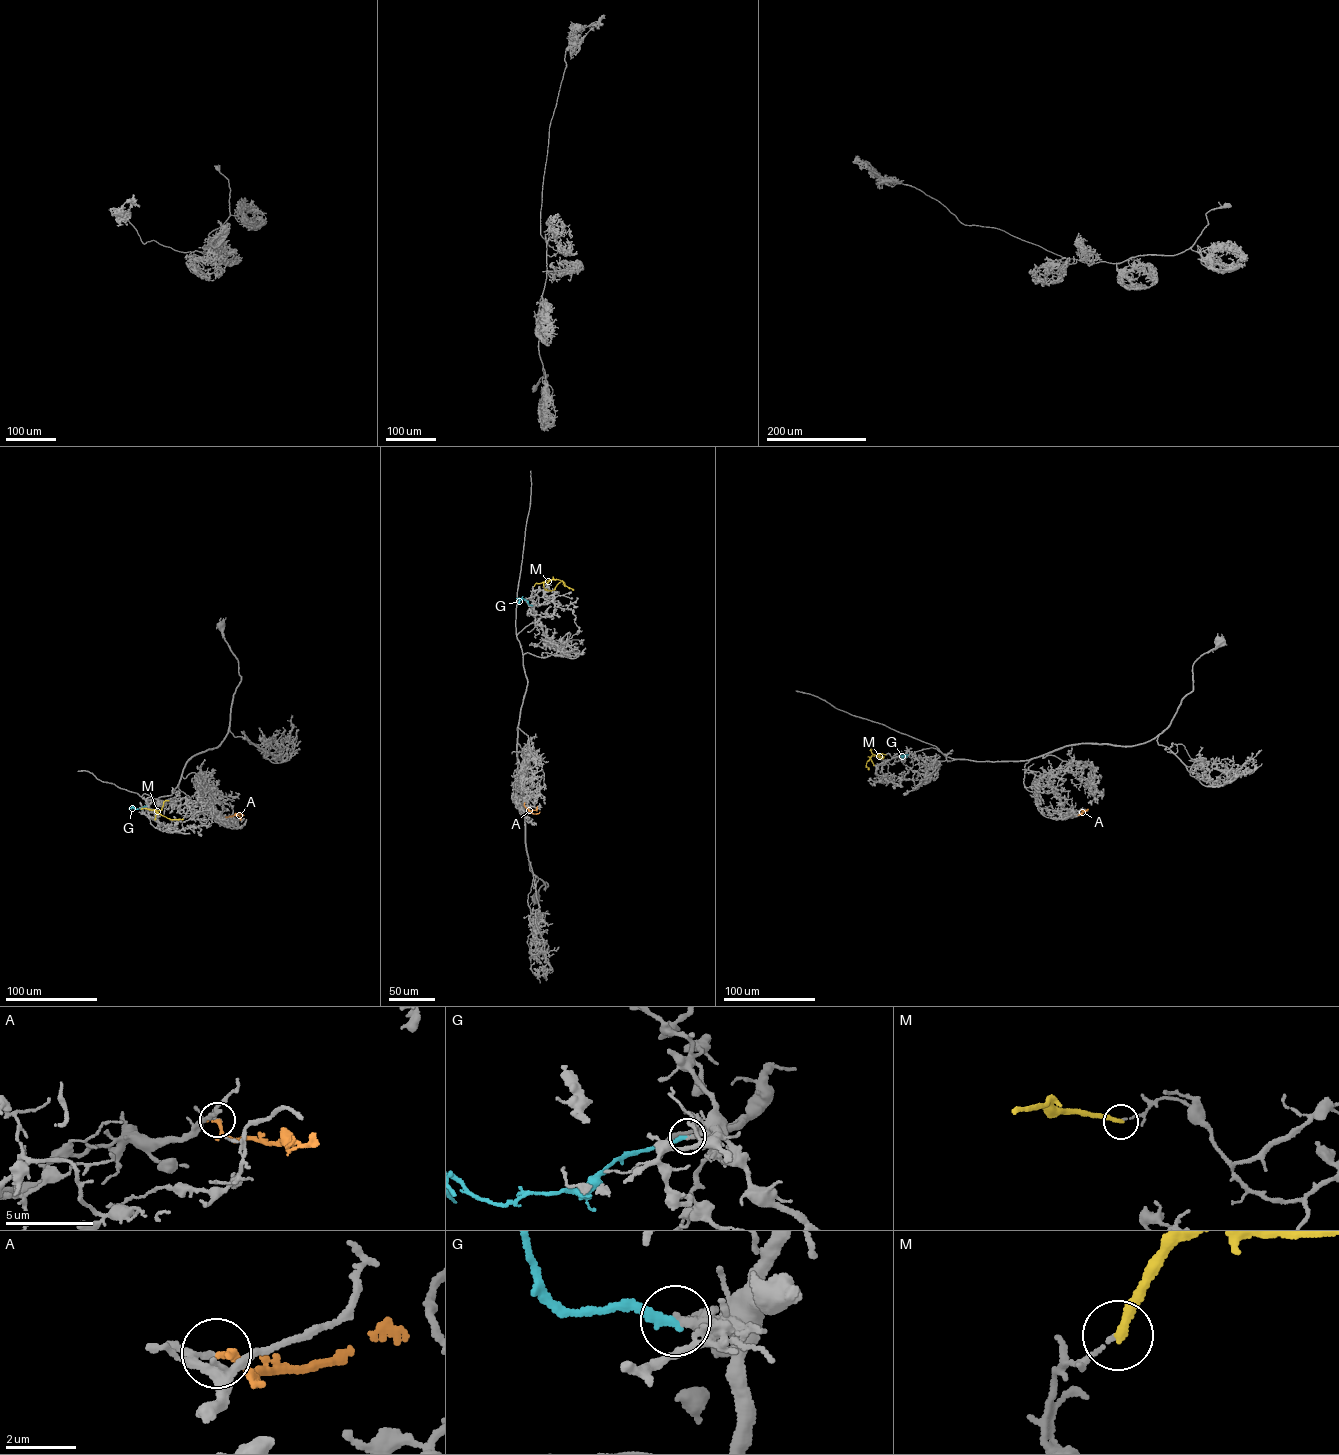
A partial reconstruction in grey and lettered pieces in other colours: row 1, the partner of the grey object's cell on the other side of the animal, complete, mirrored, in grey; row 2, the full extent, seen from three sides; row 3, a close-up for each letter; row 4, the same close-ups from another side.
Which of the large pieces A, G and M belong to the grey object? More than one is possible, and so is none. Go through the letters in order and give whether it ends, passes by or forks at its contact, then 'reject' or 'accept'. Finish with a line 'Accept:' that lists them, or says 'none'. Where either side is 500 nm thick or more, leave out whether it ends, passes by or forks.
A: it ends there; reject
G: it ends there; reject
M: it ends there; reject
Accept: none

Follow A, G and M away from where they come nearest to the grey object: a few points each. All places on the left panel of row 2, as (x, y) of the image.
A: (225, 816), (239, 815), (240, 820)
G: (146, 805), (129, 809)
M: (141, 809), (155, 809), (171, 819), (183, 819)

